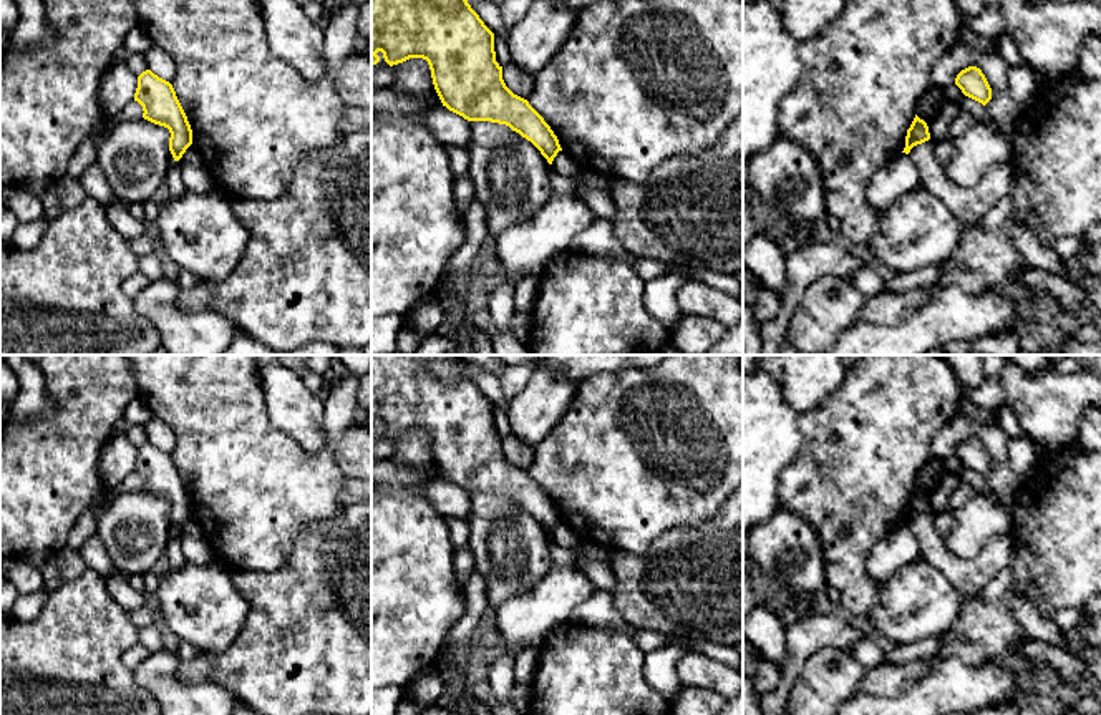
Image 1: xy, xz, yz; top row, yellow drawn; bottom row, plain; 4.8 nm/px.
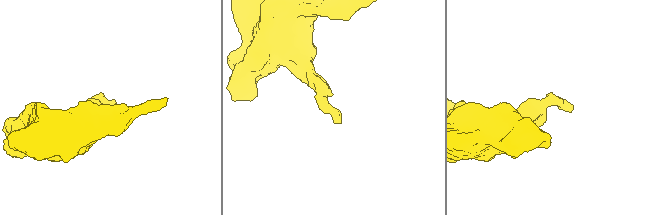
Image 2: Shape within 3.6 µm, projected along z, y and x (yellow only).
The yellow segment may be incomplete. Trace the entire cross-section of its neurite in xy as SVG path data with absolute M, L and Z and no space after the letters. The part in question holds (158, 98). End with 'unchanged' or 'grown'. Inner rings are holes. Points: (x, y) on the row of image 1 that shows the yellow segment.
M151 70L138 76L134 101L143 106L143 118L169 129L169 151L179 161L192 144L192 129L172 85Z | unchanged

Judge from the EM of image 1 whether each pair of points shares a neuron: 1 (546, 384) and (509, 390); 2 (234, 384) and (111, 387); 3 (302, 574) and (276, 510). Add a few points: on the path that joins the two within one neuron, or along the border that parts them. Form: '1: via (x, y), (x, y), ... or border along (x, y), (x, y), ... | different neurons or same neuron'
1: border along (534, 372), (528, 384), (509, 400) | different neurons
2: border along (131, 372), (140, 395) | different neurons
3: border along (320, 521), (307, 528), (279, 568), (261, 571) | different neurons

